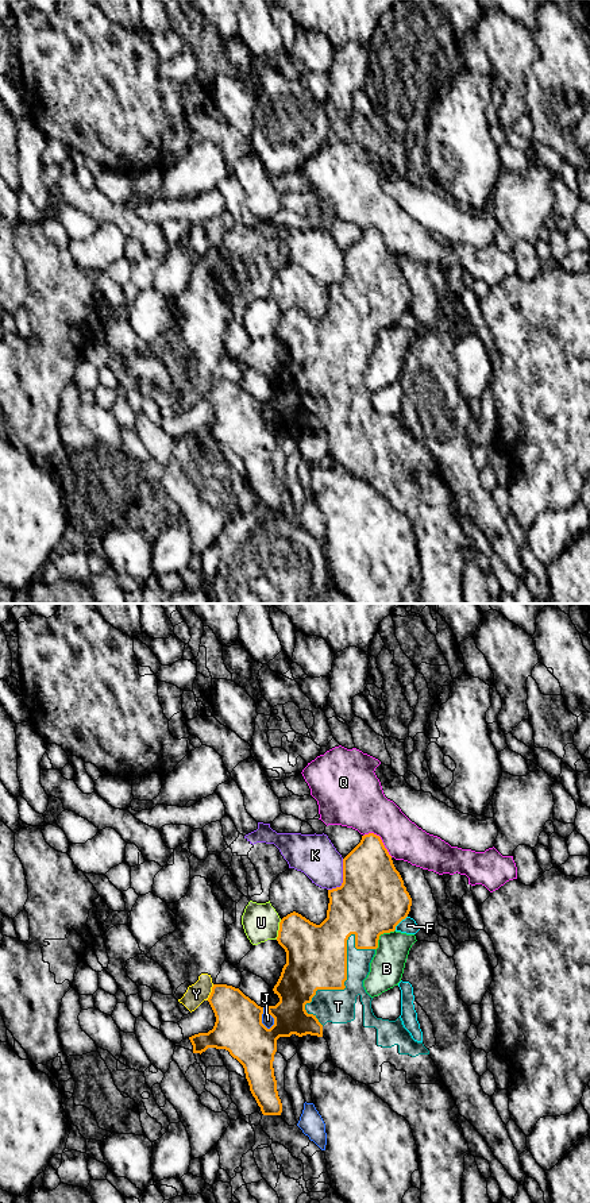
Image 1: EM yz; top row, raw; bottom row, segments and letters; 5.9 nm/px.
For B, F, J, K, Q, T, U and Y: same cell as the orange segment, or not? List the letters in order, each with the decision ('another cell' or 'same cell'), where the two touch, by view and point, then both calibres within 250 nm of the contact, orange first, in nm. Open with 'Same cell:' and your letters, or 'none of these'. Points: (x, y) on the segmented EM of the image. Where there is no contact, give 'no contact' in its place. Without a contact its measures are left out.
Same cell: T
B: another cell; contact yz (380, 934); calibres 420 and 200 nm
F: another cell; contact yz (400, 921); calibres 420 and 90 nm
J: another cell; contact yz (261, 1018); calibres 280 and 70 nm
K: another cell; contact yz (343, 878); calibres 420 and 240 nm
Q: another cell; contact yz (380, 839); calibres 320 and 300 nm
T: same cell; contact yz (339, 988); calibres 360 and 200 nm
U: another cell; contact yz (280, 929); calibres 340 and 220 nm
Y: another cell; contact yz (211, 993); calibres 280 and 120 nm

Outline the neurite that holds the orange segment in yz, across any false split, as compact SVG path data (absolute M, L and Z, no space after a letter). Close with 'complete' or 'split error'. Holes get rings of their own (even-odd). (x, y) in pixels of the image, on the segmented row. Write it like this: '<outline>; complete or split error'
M369 833L343 859L343 883L328 890L327 918L316 925L293 911L279 922L277 941L286 952L286 964L273 991L279 1002L269 1006L267 1011L274 1018L274 1025L267 1029L262 1023L263 1007L246 996L239 988L227 984L213 984L208 1002L215 1013L216 1022L208 1033L189 1037L193 1053L203 1053L208 1048L225 1049L244 1068L250 1091L263 1115L281 1115L282 1103L277 1091L274 1076L274 1054L279 1037L298 1037L311 1034L324 1037L328 1042L332 1063L343 1069L354 1080L366 1084L378 1098L404 1117L412 1129L416 1145L419 1171L421 1173L421 1203L463 1203L462 1177L464 1172L464 1156L471 1154L463 1137L463 1129L458 1122L459 1108L447 1090L439 1069L423 1042L412 1038L404 1027L401 1018L396 1021L377 1018L371 1009L373 998L366 992L363 980L370 972L370 963L378 948L379 936L396 930L396 926L408 917L412 898L404 886L400 872L396 870L392 856L379 836Z; split error

